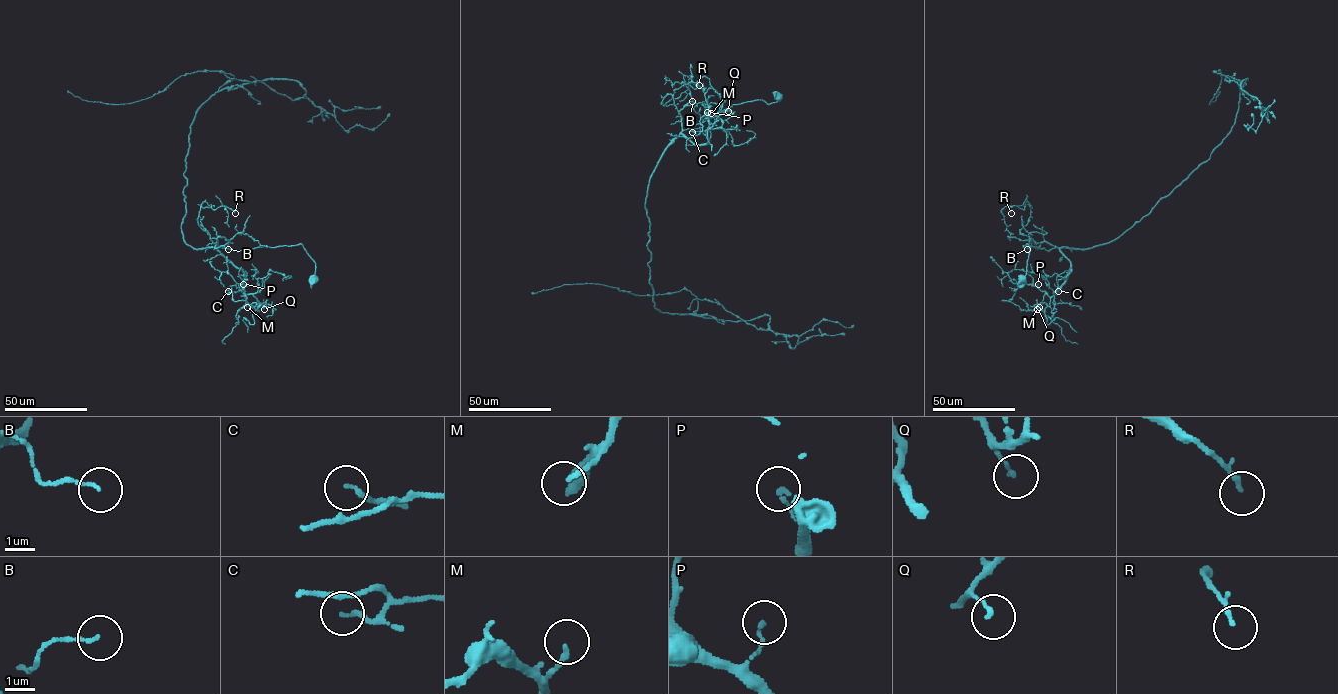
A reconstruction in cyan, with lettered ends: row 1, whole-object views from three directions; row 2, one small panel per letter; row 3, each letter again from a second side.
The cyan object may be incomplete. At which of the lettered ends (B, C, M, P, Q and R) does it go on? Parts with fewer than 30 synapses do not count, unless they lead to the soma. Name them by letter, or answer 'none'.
none

